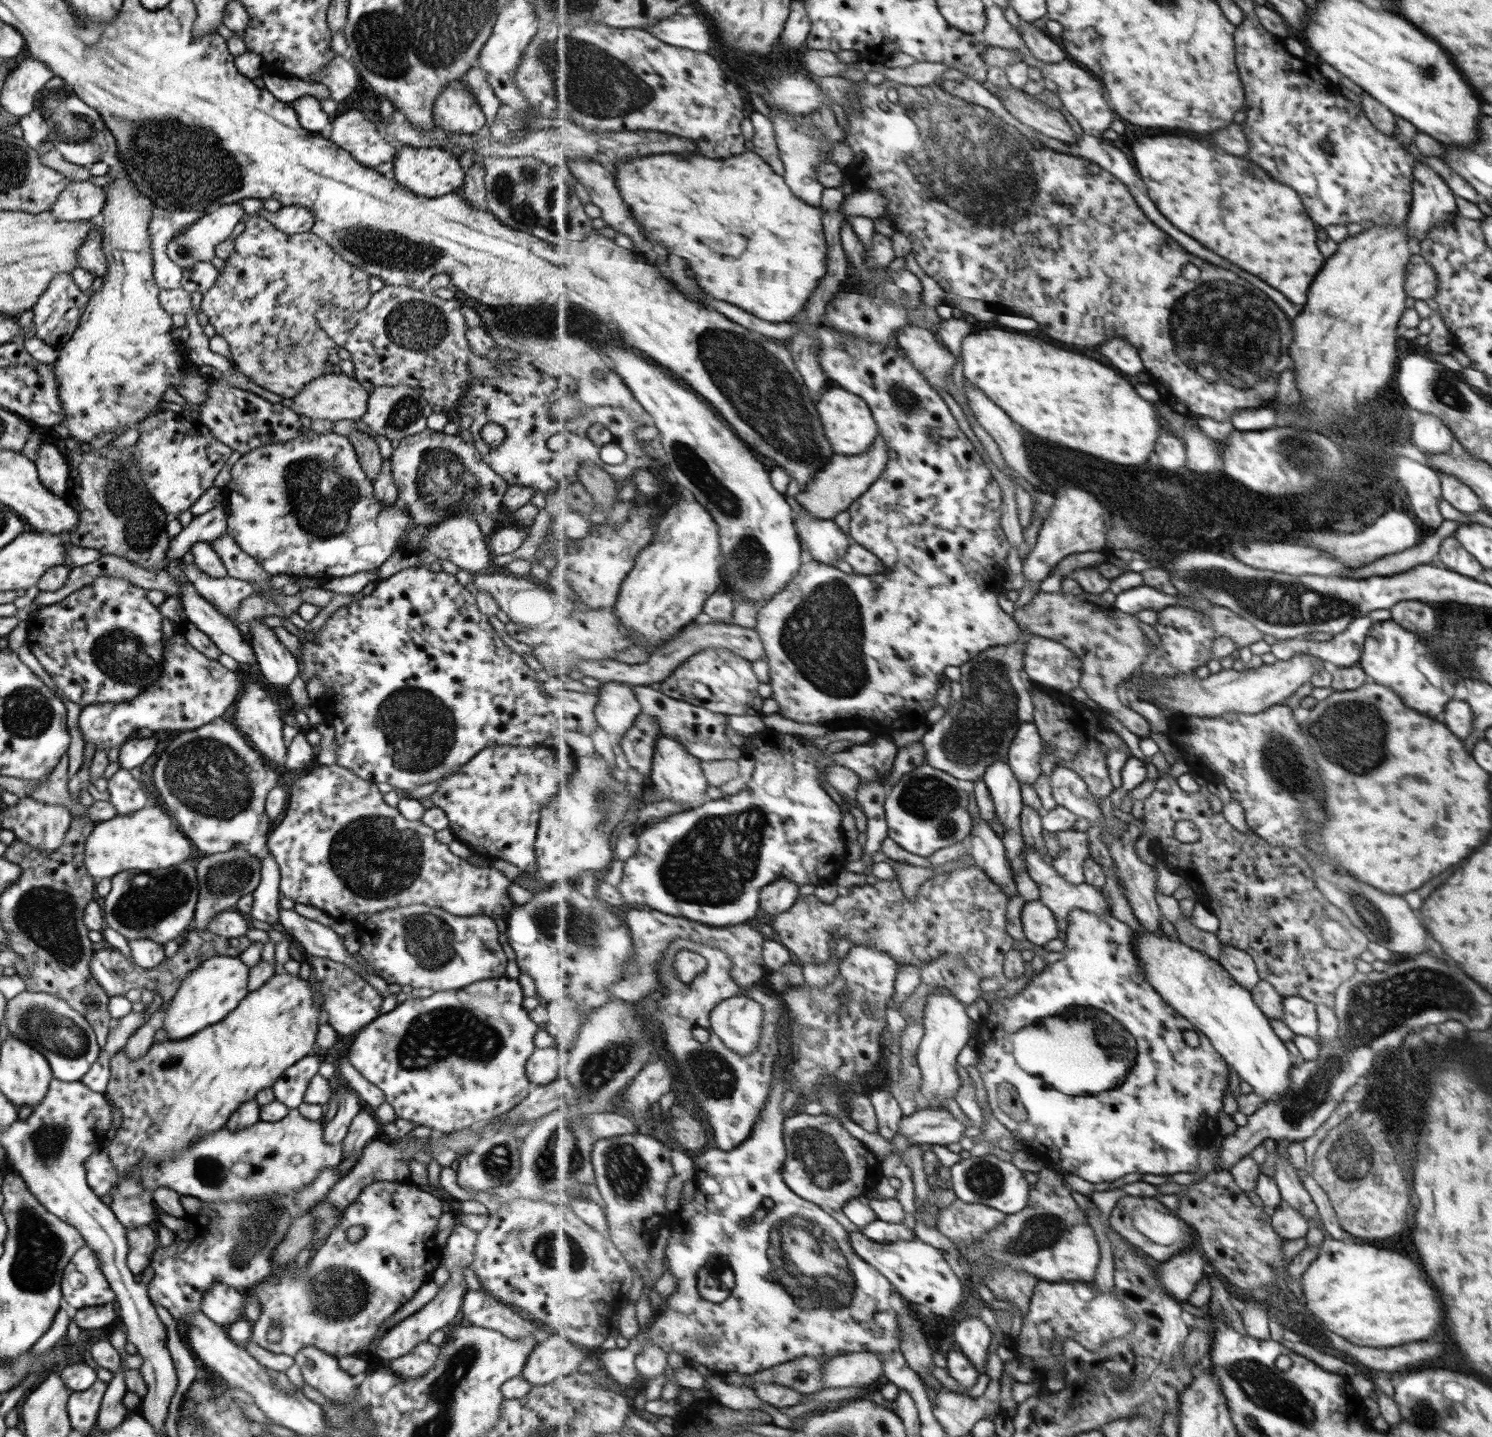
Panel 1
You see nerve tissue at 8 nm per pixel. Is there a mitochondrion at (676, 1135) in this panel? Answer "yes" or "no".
no

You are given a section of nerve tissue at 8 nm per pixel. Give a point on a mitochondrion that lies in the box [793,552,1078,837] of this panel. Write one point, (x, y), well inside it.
(987, 716)

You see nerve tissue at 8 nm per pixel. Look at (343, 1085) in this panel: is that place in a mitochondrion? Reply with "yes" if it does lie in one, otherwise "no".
no

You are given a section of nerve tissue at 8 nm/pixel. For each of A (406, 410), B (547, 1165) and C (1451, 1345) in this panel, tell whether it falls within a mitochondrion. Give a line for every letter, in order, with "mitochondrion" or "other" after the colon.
A: mitochondrion
B: mitochondrion
C: other

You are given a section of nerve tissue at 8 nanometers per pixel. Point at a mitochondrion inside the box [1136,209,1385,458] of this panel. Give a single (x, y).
(1196, 326)

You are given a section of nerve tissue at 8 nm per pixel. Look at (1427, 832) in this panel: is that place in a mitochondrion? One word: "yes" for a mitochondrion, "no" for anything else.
no

